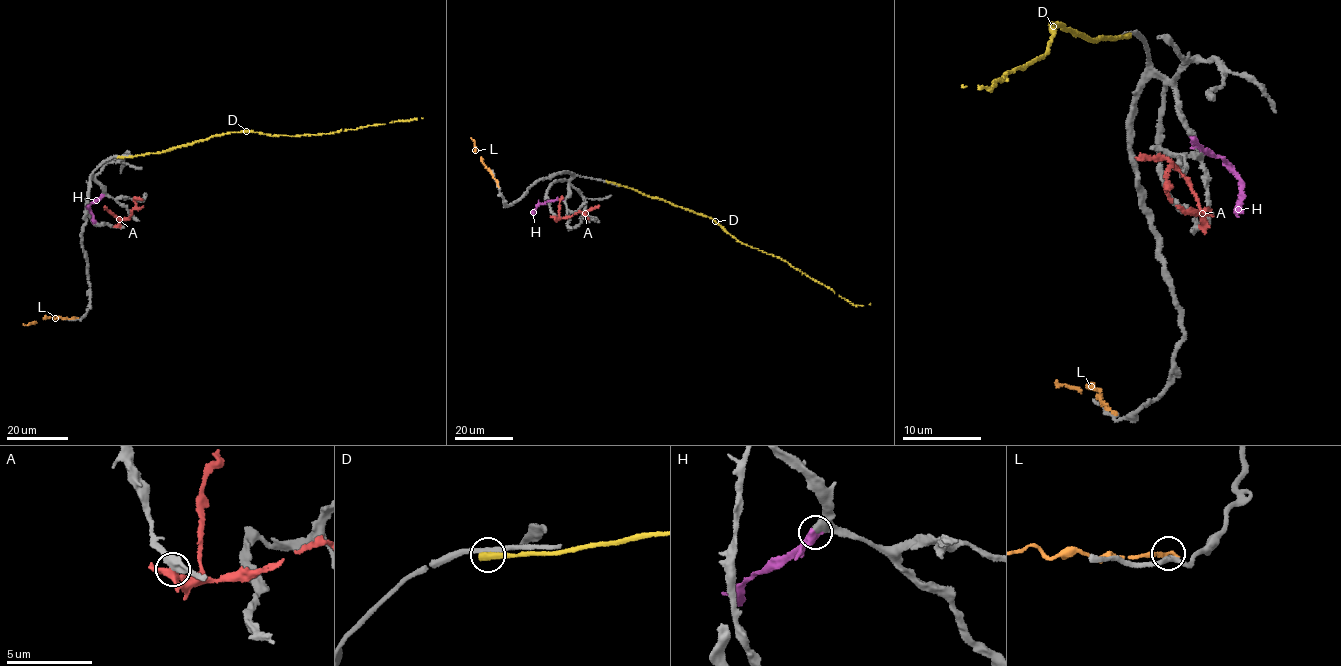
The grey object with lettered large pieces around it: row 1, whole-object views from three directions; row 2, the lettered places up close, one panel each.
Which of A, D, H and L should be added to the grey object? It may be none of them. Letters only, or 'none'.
H

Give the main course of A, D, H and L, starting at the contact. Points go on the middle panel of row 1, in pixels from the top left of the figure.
A: (554, 216), (585, 213), (598, 205)
D: (607, 181), (713, 219), (738, 241), (783, 259), (854, 305), (870, 303)
H: (561, 199), (538, 205), (533, 215)
L: (498, 185), (475, 152), (470, 137)

